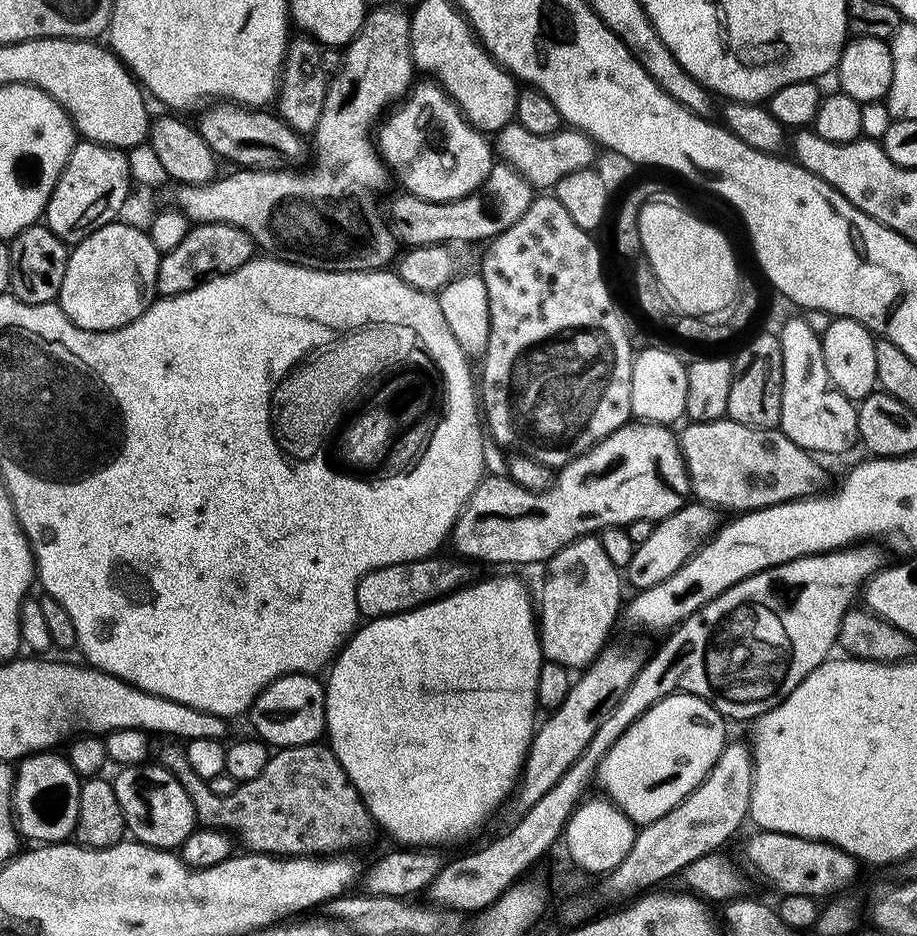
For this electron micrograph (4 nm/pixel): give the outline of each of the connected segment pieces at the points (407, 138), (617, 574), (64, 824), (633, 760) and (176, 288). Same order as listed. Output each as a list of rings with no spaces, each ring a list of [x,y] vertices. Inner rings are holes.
[[[432,84],[426,85],[425,88],[417,87],[416,97],[413,100],[405,99],[398,106],[401,107],[391,114],[380,130],[378,151],[387,167],[395,177],[397,174],[409,193],[424,201],[442,203],[471,196],[483,189],[494,163],[494,148],[491,143],[488,145],[489,137],[485,133],[468,123],[467,117],[457,107],[451,95],[443,87]],[[427,124],[433,124],[436,130],[426,130]]]
[[[593,534],[590,536],[579,536],[574,542],[570,542],[562,550],[558,550],[553,554],[551,560],[547,561],[548,577],[544,580],[544,589],[540,592],[540,600],[538,596],[538,631],[540,634],[540,651],[545,661],[553,664],[561,664],[569,670],[584,670],[588,665],[593,664],[596,657],[604,651],[609,643],[608,635],[612,632],[612,627],[616,624],[616,615],[621,615],[622,600],[620,604],[620,580],[622,584],[622,572],[614,566],[614,562],[610,562],[610,558],[606,554],[606,550],[602,546],[599,535]]]
[[[56,750],[35,752],[33,756],[23,757],[15,769],[12,786],[12,811],[16,827],[25,841],[58,844],[67,841],[75,833],[82,778],[72,769],[72,763],[68,760],[67,755],[60,753],[59,756],[58,753],[59,751]]]
[[[676,692],[662,698],[650,710],[646,710],[628,727],[610,746],[596,768],[594,784],[601,788],[603,795],[617,804],[633,824],[643,826],[662,818],[674,806],[678,806],[710,774],[722,754],[726,737],[724,737],[725,717],[721,716],[708,701],[700,696],[691,696],[688,692]]]
[[[230,224],[193,225],[185,238],[170,252],[161,255],[156,291],[161,297],[177,296],[196,287],[208,275],[233,272],[253,259],[256,244],[248,232]]]

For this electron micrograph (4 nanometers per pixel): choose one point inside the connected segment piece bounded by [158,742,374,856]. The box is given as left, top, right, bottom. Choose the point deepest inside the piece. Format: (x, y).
(303, 804)

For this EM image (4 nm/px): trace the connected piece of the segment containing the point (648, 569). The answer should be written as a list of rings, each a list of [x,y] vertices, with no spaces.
[[[688,502],[674,514],[659,521],[650,538],[636,546],[634,558],[626,569],[627,583],[629,580],[634,586],[633,589],[639,590],[658,586],[658,582],[670,578],[674,570],[678,570],[703,544],[712,539],[718,527],[716,516],[718,516],[717,509],[703,502]]]

